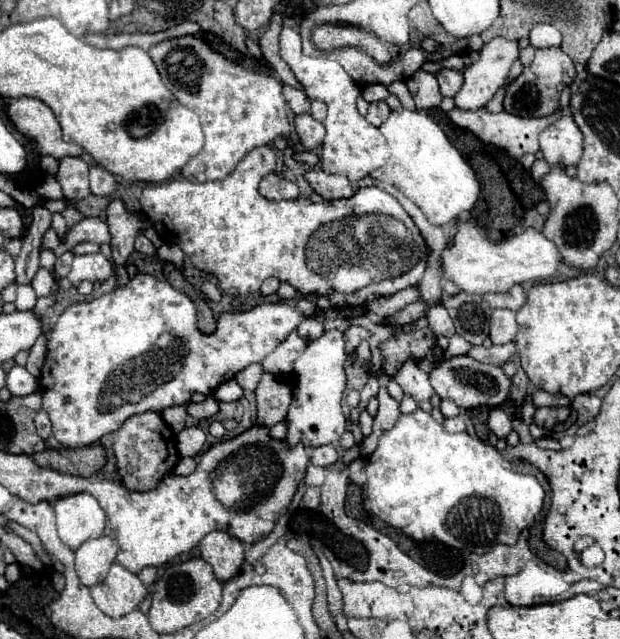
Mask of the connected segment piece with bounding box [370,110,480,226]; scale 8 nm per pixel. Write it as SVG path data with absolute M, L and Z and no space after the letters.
M390 112L388 120L380 126L380 132L388 140L392 154L386 166L374 170L370 176L398 188L408 196L436 226L448 226L462 212L474 208L480 184L472 172L467 160L460 156L454 144L446 138L442 128L424 112Z

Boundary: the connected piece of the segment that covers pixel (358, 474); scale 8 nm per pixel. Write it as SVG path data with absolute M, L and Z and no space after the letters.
M354 458L354 460L350 462L350 466L348 466L348 476L350 476L350 480L352 480L354 484L358 484L358 486L362 486L362 484L366 482L366 472L364 472L364 468L366 468L366 464L364 464L362 458Z

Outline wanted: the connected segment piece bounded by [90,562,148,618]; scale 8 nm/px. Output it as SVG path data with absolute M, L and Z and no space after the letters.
M114 562L108 576L90 590L96 606L110 618L120 618L132 612L148 594L138 576L122 568L118 562Z

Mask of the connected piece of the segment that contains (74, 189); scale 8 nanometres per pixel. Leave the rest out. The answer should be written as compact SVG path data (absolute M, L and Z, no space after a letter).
M80 156L62 158L56 180L60 182L60 186L64 190L64 196L68 200L82 200L90 194L88 164Z

